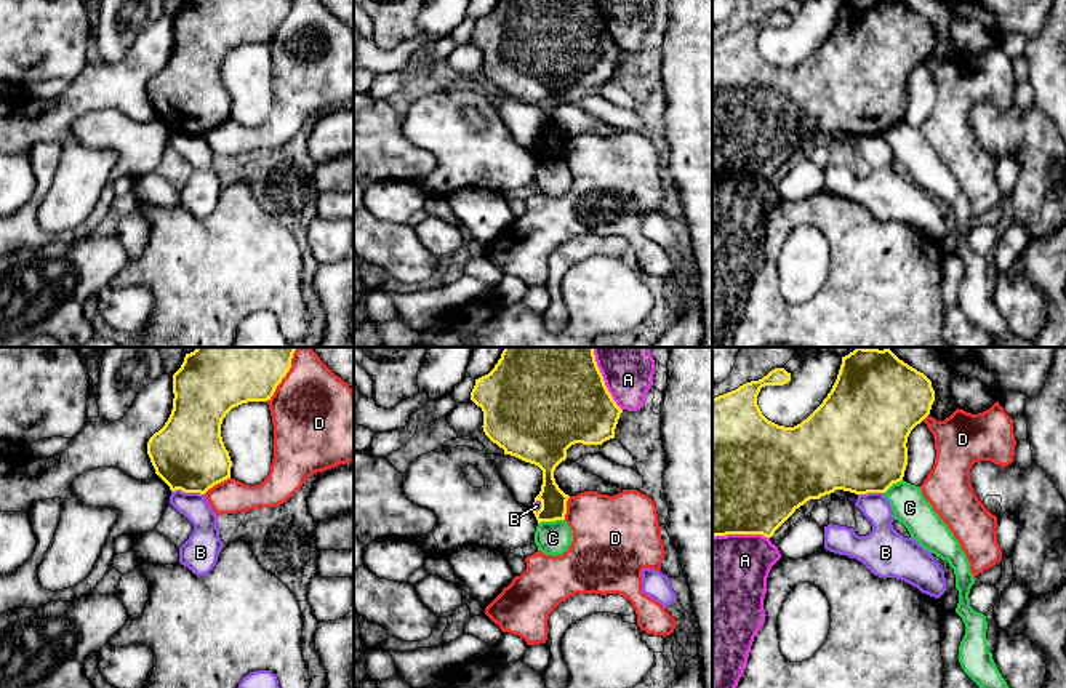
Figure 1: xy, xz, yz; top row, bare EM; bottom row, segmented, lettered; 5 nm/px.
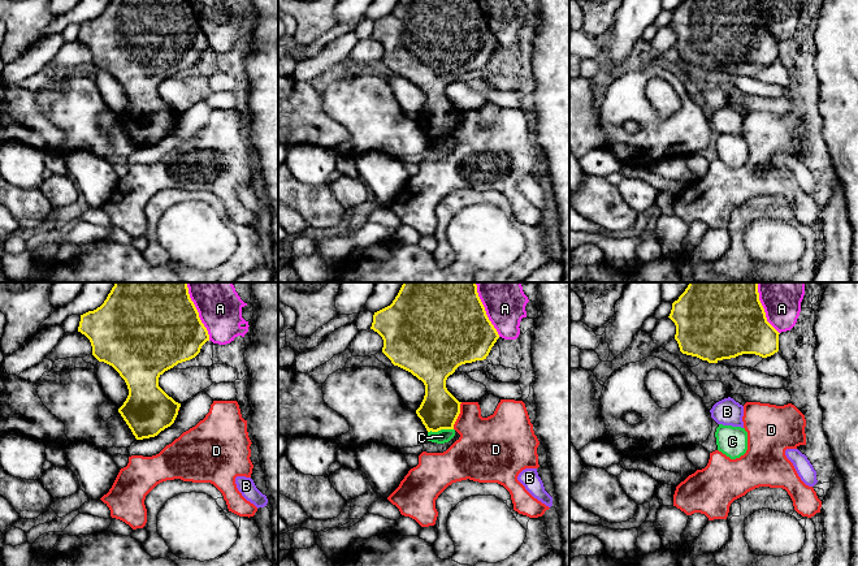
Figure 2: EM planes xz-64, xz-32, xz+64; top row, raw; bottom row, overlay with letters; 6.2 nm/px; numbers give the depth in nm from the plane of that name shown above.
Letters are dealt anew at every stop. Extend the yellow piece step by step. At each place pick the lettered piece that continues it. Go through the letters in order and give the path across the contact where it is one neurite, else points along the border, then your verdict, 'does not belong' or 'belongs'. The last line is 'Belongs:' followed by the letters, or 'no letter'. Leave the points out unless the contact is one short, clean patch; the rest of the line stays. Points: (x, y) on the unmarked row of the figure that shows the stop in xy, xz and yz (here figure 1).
A: does not belong
B: does not belong
C: along xz (564, 160), (538, 165) | does not belong
D: does not belong
Belongs: no letter

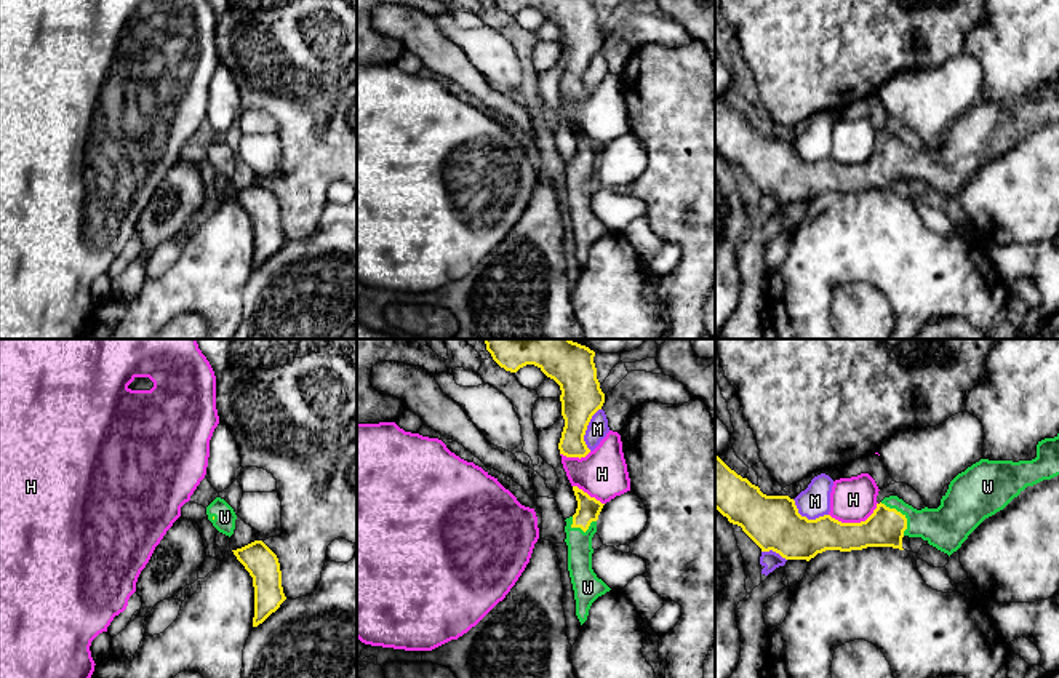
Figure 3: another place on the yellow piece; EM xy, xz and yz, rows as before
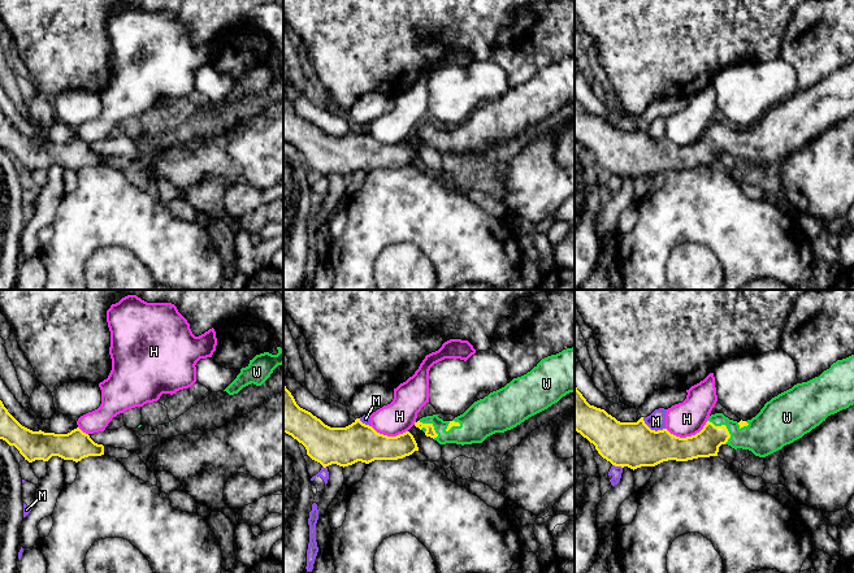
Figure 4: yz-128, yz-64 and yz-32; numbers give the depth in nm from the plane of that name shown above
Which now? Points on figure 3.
H: does not belong
M: does not belong
W: across yz (885, 168), (901, 155), (914, 165), (947, 168) | belongs
Belongs: W

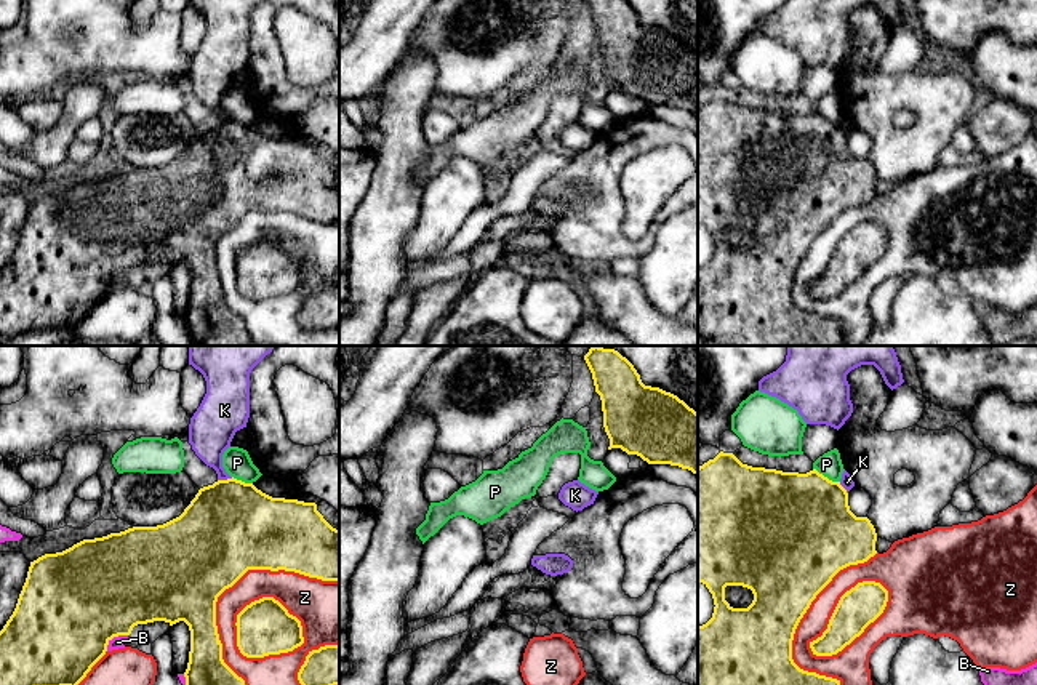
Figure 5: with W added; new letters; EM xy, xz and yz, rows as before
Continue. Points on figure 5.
B: does not belong
K: along xy (232, 119), (218, 122) | does not belong
P: does not belong
Z: does not belong
Belongs: no letter

